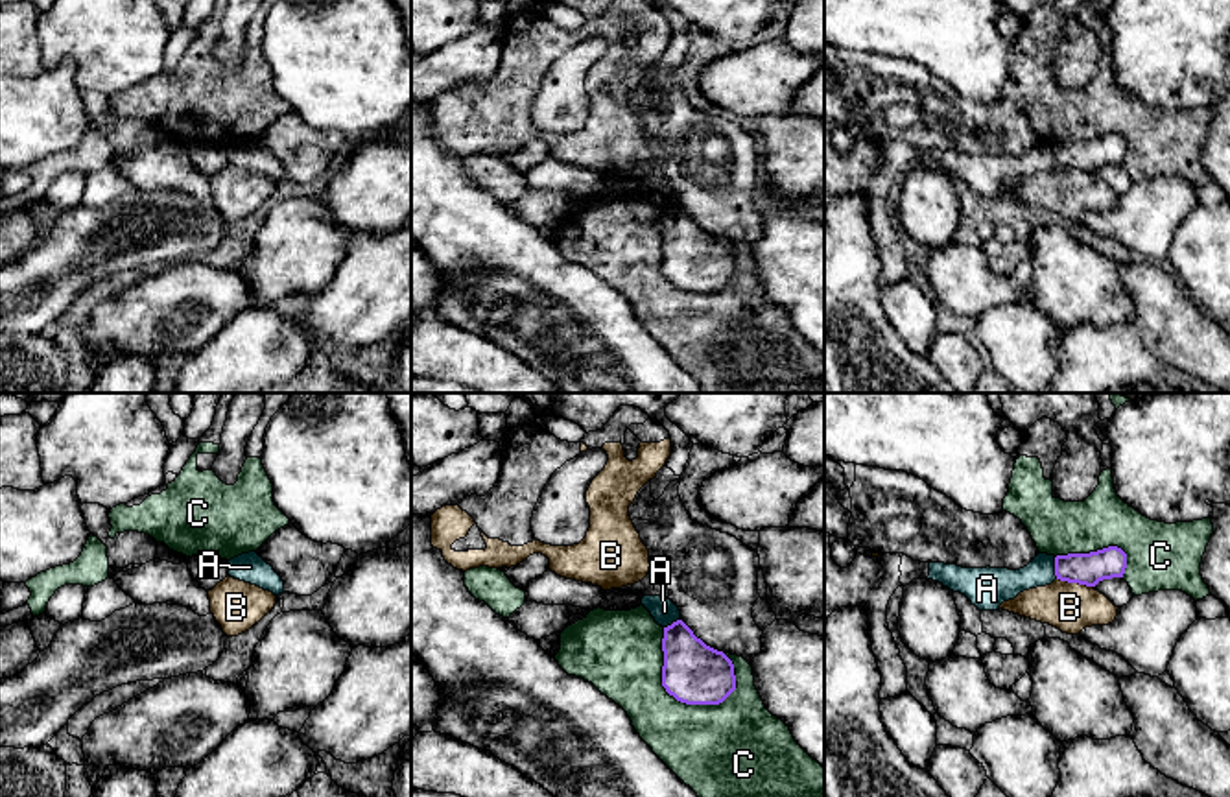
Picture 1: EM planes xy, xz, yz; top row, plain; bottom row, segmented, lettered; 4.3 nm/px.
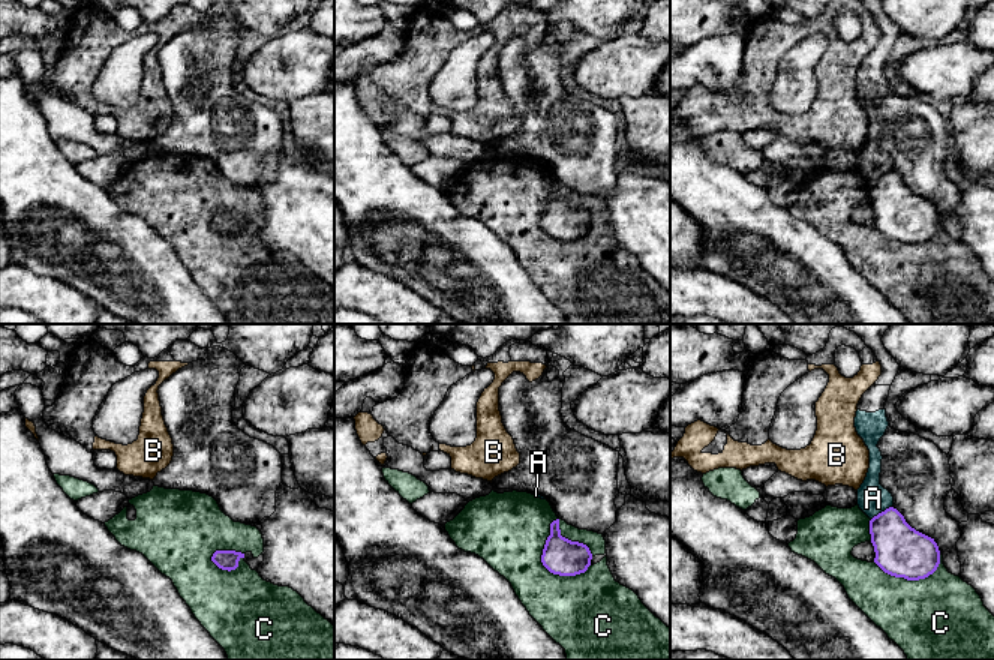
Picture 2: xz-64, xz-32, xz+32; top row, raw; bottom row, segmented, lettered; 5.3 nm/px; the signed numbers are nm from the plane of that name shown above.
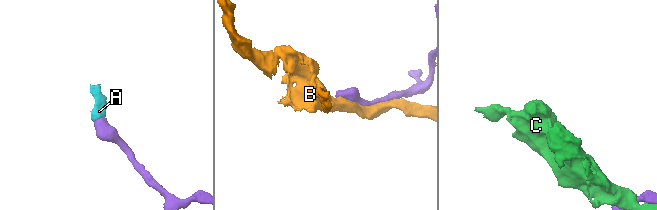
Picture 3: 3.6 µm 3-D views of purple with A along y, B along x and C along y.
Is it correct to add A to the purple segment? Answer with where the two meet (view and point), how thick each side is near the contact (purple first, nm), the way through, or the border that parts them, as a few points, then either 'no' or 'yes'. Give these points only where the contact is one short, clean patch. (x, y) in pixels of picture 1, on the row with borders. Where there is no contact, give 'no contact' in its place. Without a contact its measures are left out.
contact yz (1055, 569); calibres 140 and 140 nm; border yz (1053, 558), (1053, 574), (1057, 578); no

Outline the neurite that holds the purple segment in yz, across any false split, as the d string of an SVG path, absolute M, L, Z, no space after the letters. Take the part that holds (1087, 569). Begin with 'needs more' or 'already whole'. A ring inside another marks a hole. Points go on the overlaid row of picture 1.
already whole; M1118 546L1055 557L1057 579L1086 587L1095 587L1103 579L1123 577L1125 568L1127 553Z

